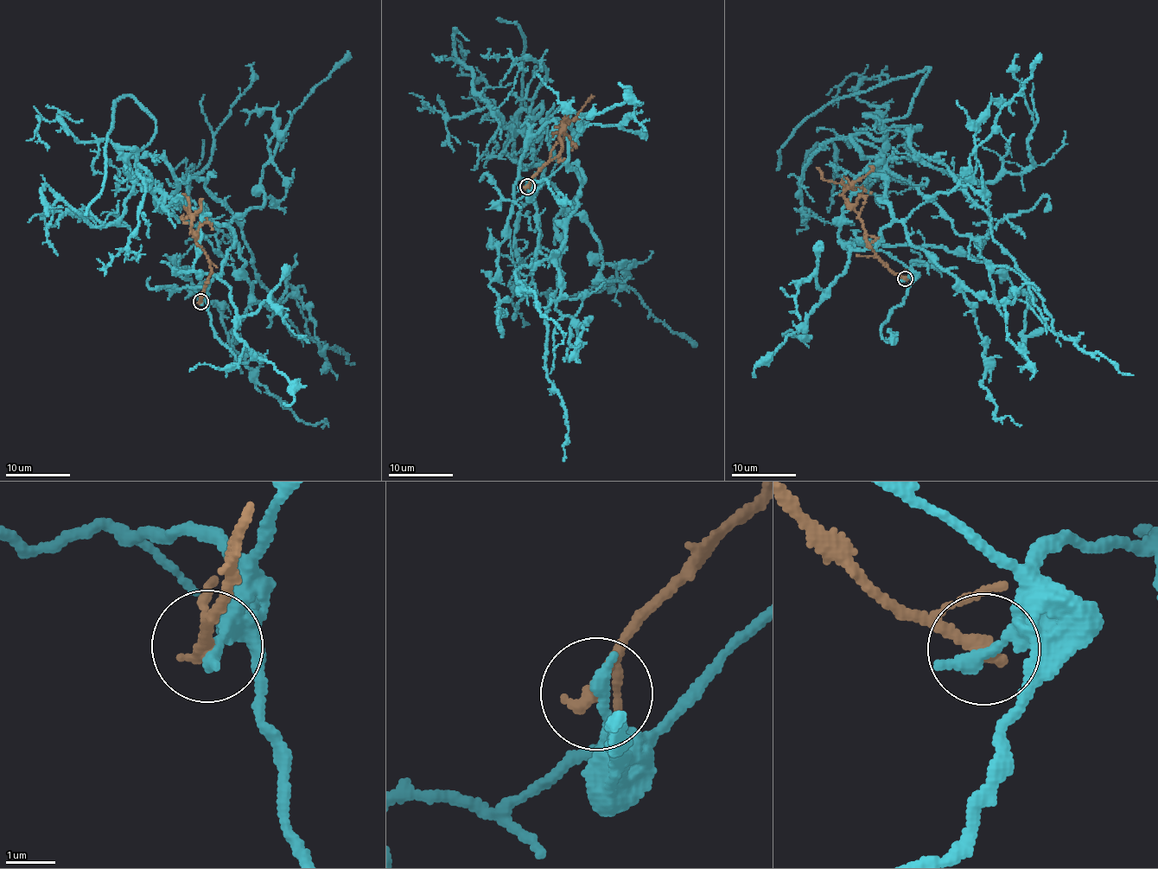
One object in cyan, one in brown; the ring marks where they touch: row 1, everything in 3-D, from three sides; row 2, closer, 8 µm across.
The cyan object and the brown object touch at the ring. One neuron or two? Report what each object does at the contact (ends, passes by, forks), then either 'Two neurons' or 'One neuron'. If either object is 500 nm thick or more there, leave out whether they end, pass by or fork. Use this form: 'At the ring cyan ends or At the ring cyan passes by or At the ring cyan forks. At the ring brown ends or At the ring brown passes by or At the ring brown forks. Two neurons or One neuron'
At the ring cyan ends. At the ring brown ends. Two neurons

